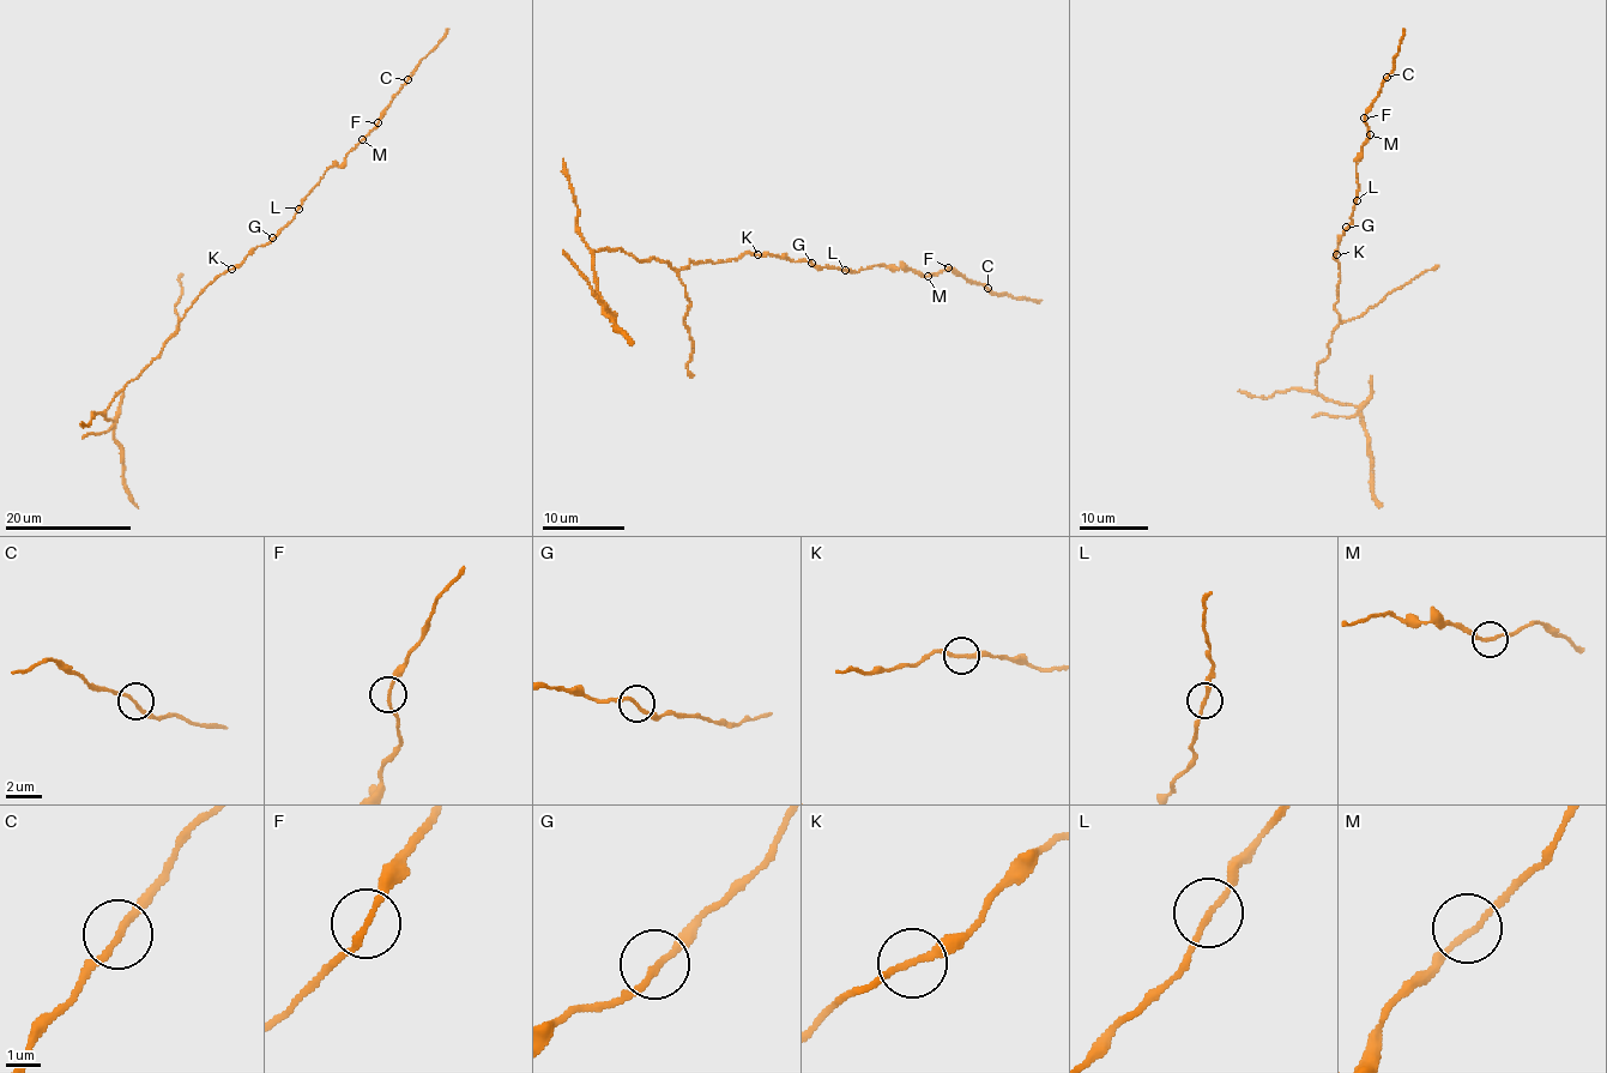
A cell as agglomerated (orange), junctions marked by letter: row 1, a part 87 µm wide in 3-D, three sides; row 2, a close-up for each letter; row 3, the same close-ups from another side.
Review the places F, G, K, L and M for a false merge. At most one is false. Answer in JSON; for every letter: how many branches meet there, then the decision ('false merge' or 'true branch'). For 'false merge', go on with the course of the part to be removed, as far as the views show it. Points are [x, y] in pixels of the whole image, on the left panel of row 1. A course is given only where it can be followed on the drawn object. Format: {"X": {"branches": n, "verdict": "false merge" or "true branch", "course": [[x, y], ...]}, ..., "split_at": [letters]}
{"F": {"branches": 2, "verdict": "true branch"}, "G": {"branches": 2, "verdict": "true branch"}, "K": {"branches": 2, "verdict": "true branch"}, "L": {"branches": 2, "verdict": "true branch"}, "M": {"branches": 2, "verdict": "true branch"}, "split_at": []}

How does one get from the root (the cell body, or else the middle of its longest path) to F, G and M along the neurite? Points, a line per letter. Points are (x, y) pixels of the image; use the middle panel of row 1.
F: (757, 254), (857, 272), (882, 264), (911, 267), (925, 276), (948, 267)
G: (757, 254), (811, 263)
M: (757, 254), (857, 272), (882, 264), (911, 267), (928, 276)

